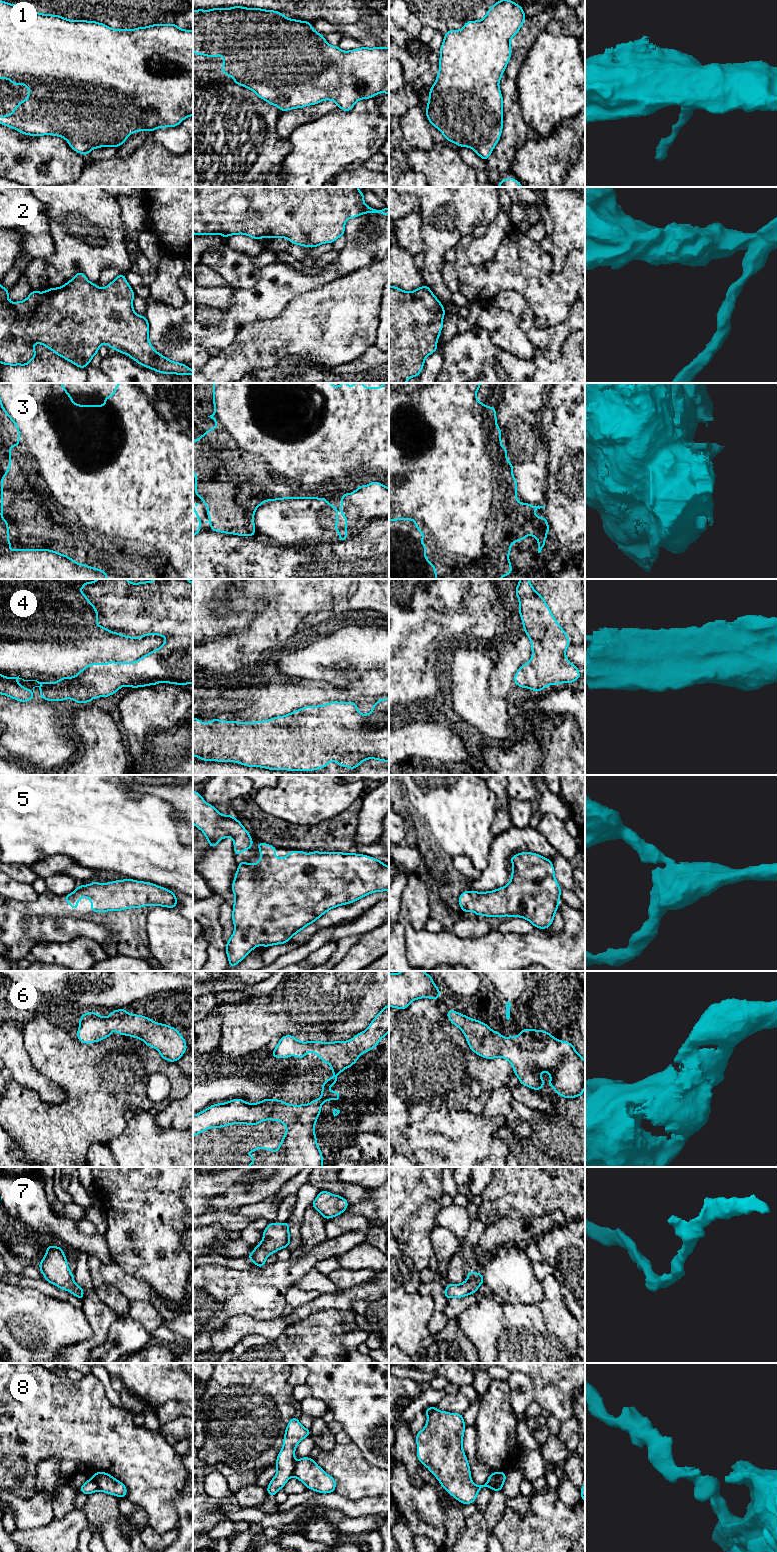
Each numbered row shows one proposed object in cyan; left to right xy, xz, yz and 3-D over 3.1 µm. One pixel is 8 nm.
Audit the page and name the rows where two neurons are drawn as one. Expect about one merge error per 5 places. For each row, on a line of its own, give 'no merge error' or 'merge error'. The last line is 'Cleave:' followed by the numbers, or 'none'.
1: no merge error
2: no merge error
3: no merge error
4: no merge error
5: no merge error
6: no merge error
7: no merge error
8: merge error
Cleave: 8

